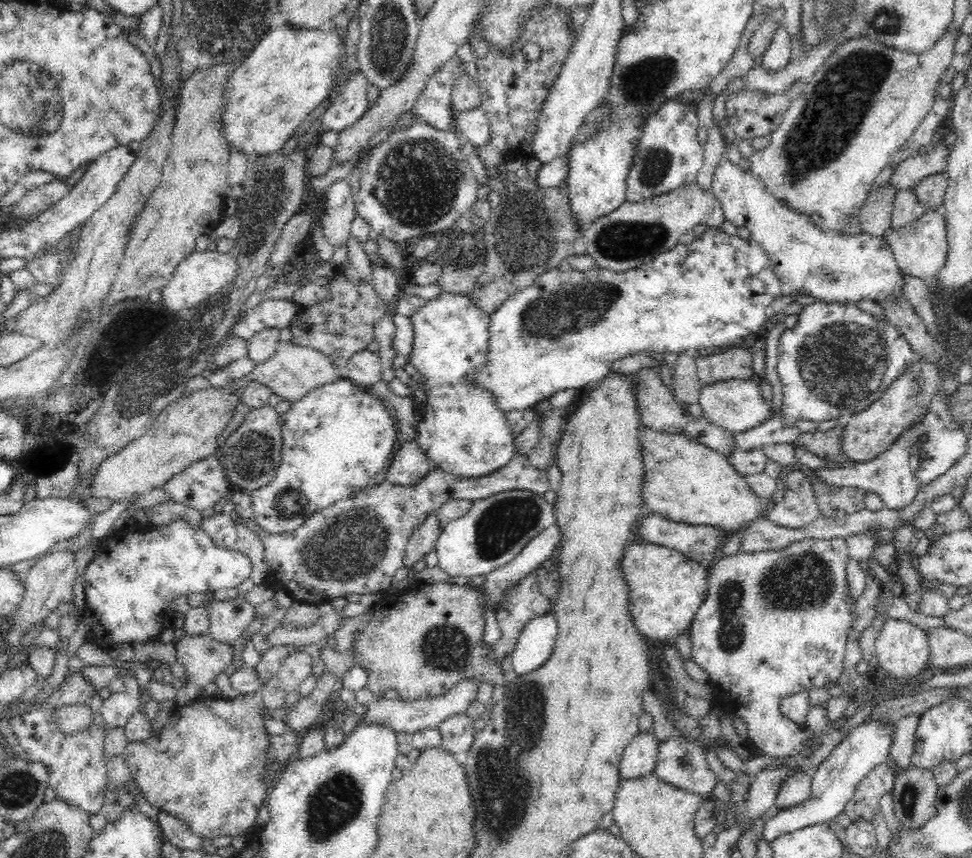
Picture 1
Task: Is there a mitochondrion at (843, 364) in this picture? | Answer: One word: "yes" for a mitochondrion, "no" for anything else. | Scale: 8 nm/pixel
yes

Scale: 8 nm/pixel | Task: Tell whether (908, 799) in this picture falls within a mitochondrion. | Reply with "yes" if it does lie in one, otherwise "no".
yes

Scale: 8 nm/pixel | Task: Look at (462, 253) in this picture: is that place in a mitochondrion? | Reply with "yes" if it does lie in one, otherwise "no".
yes

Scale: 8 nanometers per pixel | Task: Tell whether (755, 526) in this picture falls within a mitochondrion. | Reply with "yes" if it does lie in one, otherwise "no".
no

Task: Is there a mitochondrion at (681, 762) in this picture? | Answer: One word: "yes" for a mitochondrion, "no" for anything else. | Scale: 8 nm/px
yes

